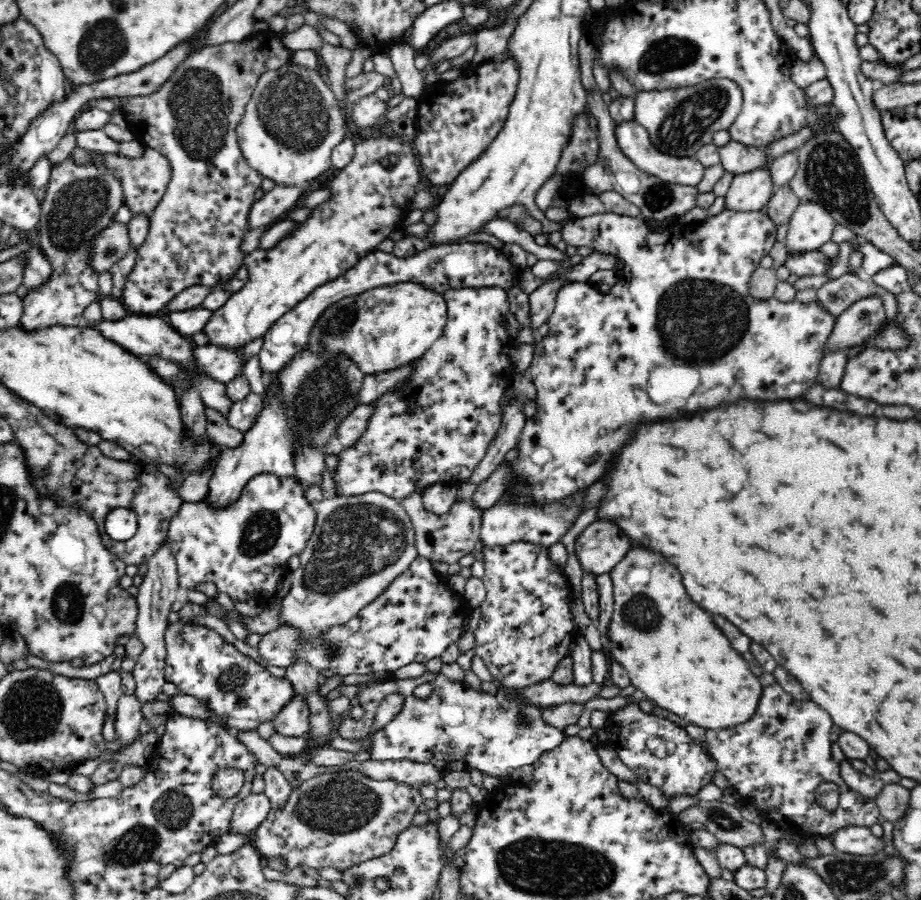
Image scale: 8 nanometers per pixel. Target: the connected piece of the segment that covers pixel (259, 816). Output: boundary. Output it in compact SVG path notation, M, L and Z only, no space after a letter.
M251 792L236 804L231 817L231 832L251 836L270 811L270 799L264 793Z

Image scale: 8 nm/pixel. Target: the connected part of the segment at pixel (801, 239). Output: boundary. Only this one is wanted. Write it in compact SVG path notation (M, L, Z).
M801 202L789 222L786 247L789 254L814 252L831 240L837 223L816 202Z

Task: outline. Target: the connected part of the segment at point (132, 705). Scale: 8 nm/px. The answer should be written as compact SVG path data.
M123 694L116 710L116 737L118 745L130 745L139 734L140 723L143 720L143 704L135 694Z

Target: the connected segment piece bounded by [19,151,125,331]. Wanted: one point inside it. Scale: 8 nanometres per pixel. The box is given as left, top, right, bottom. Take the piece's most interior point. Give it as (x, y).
(81, 200)

